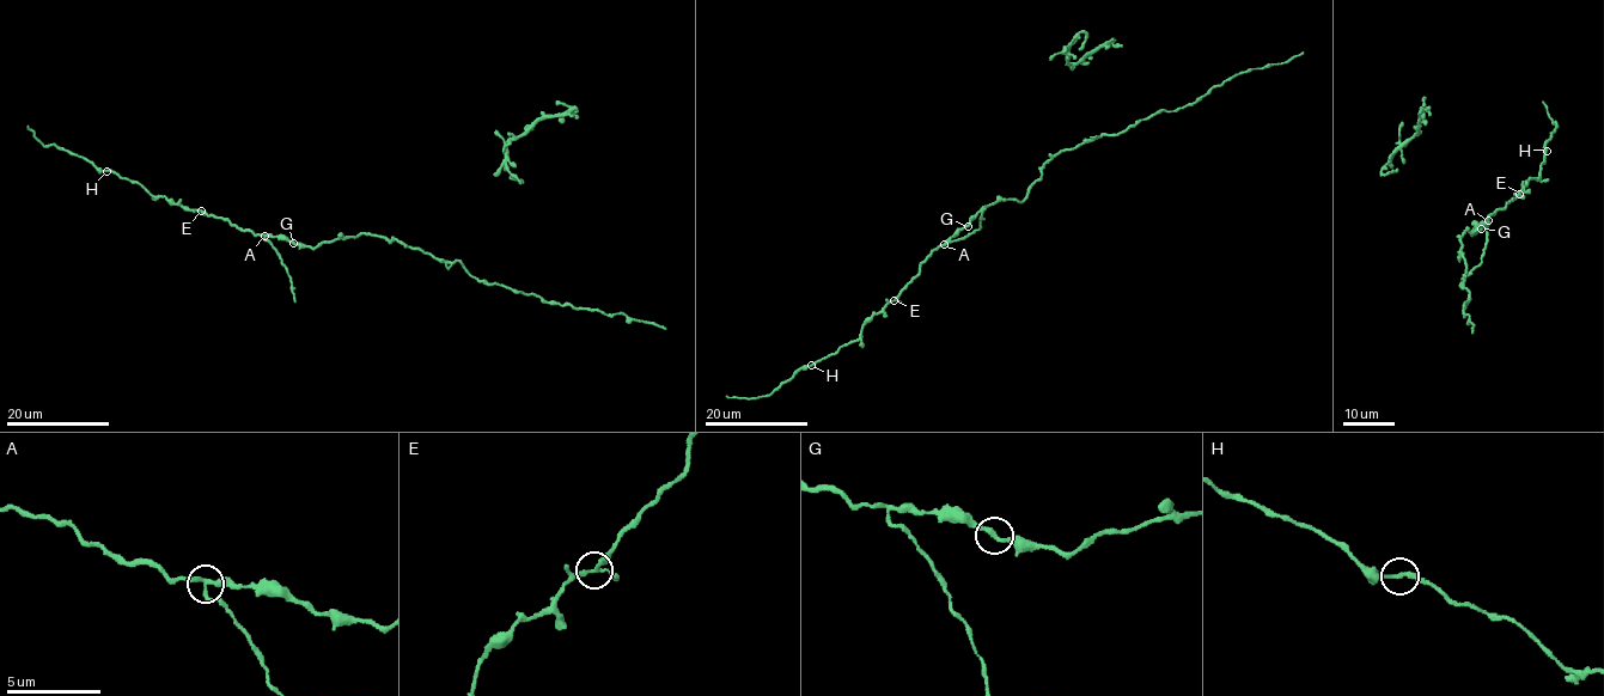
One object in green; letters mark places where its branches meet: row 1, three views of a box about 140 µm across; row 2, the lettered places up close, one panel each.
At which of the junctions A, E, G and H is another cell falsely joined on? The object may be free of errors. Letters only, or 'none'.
A

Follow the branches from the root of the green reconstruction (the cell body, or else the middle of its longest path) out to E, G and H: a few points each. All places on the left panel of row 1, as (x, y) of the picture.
E: (343, 238), (315, 248), (299, 245), (276, 237), (243, 231), (201, 211)
G: (343, 238), (315, 248), (293, 243)
H: (343, 238), (310, 248), (276, 237), (256, 234), (226, 220), (154, 196), (136, 182), (107, 171)

